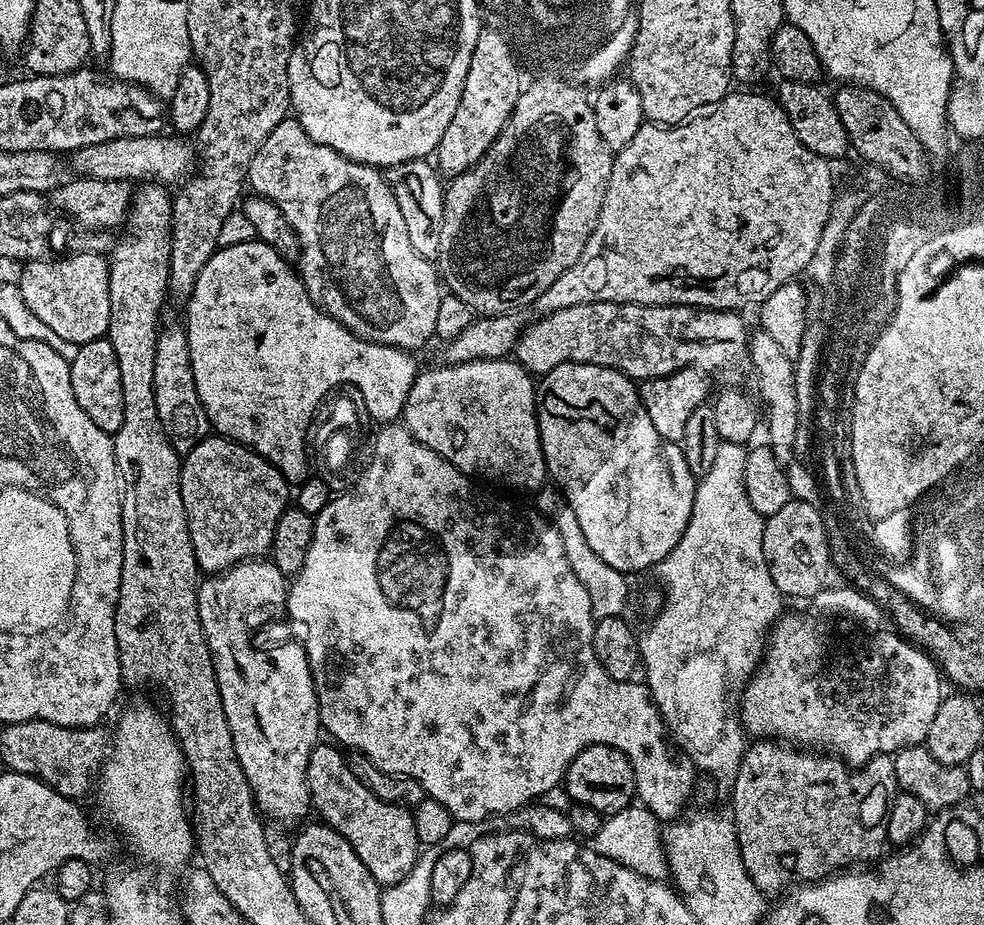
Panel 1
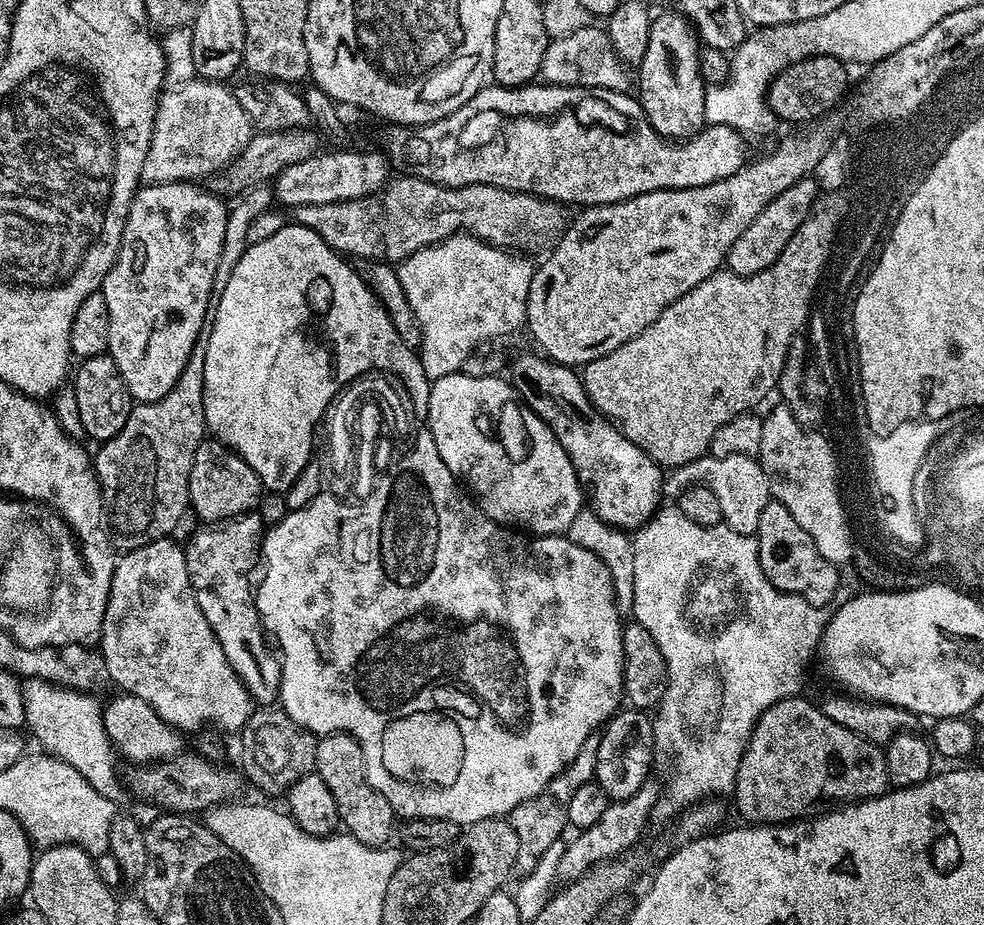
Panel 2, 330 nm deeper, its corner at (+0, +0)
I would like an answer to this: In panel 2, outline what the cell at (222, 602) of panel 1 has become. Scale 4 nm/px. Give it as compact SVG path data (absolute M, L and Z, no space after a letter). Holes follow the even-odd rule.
M253 510L215 526L200 527L204 528L198 529L184 548L186 570L196 591L196 601L202 614L206 614L206 622L210 622L210 630L214 630L218 638L218 646L222 646L222 654L226 654L226 662L230 662L234 674L238 674L253 701L271 705L280 694L280 660L274 652L272 657L264 641L266 629L260 611L256 609L253 581L248 581L252 563L255 560L257 563L260 556L266 525L259 511Z

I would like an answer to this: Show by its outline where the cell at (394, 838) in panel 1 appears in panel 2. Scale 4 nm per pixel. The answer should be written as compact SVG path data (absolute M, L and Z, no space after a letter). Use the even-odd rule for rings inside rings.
M329 732L321 735L316 742L316 766L314 771L322 778L322 782L326 782L326 787L330 790L330 794L334 794L334 802L338 806L338 814L340 815L340 824L345 828L347 835L353 836L358 842L362 842L371 848L383 848L389 843L388 840L393 839L394 824L392 828L392 820L394 821L394 813L390 802L386 802L386 798L378 790L374 790L374 786L370 786L368 775L366 774L366 766L364 765L364 755L362 754L362 746L353 736L347 732Z

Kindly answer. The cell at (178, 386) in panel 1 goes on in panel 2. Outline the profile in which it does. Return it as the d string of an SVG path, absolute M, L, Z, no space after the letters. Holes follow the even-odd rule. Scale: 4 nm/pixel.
M199 183L137 187L128 217L124 219L124 233L116 261L102 285L110 318L107 355L118 366L122 382L126 382L128 392L136 402L149 404L170 394L194 350L202 322L210 316L210 305L214 300L214 270L218 270L218 258L222 255L222 242L226 238L229 205L209 192L207 187L200 185L199 188L196 184Z

